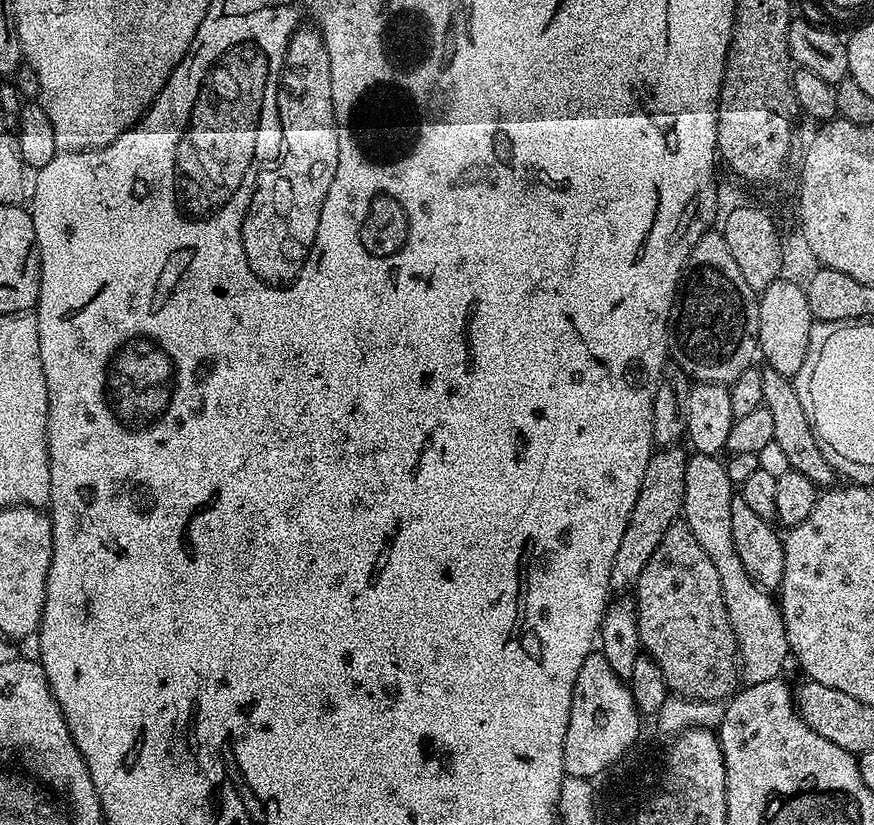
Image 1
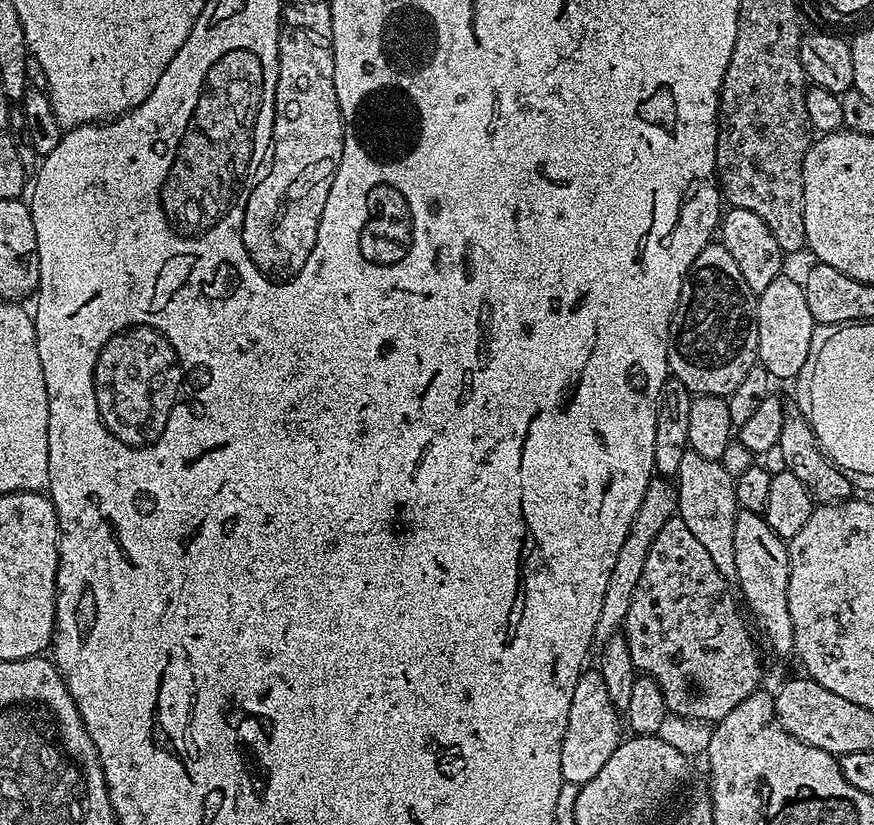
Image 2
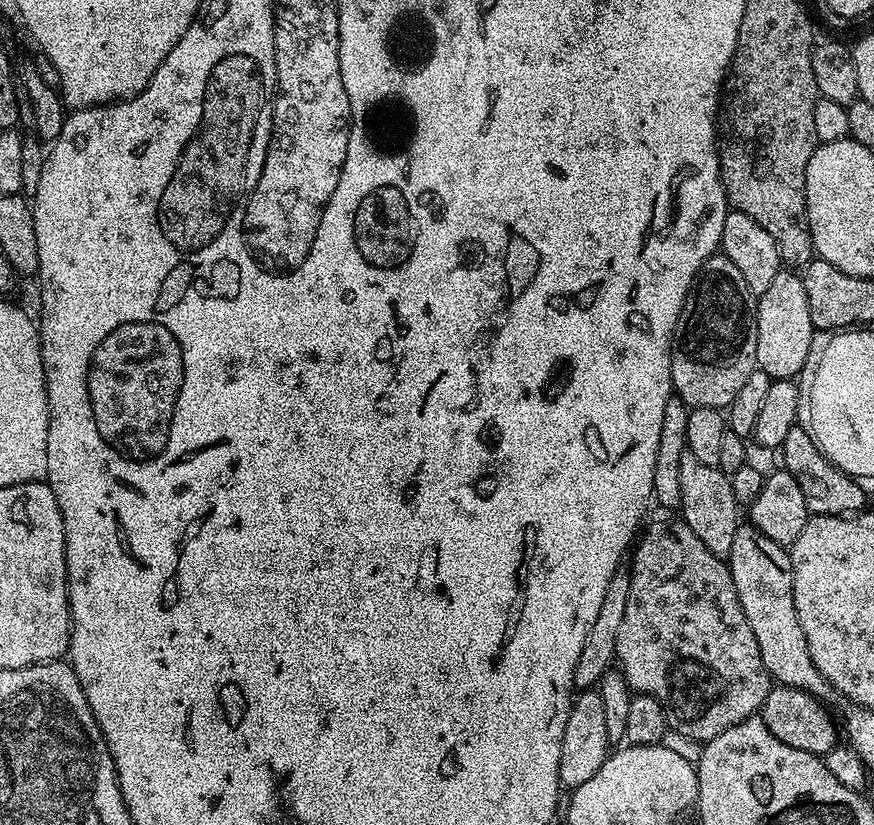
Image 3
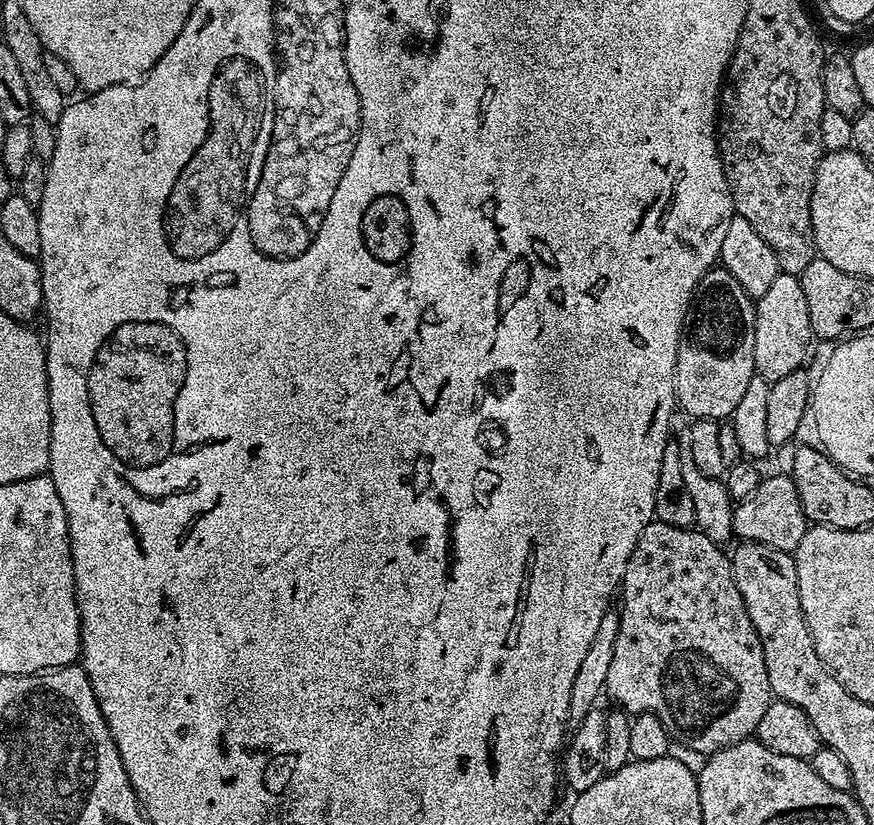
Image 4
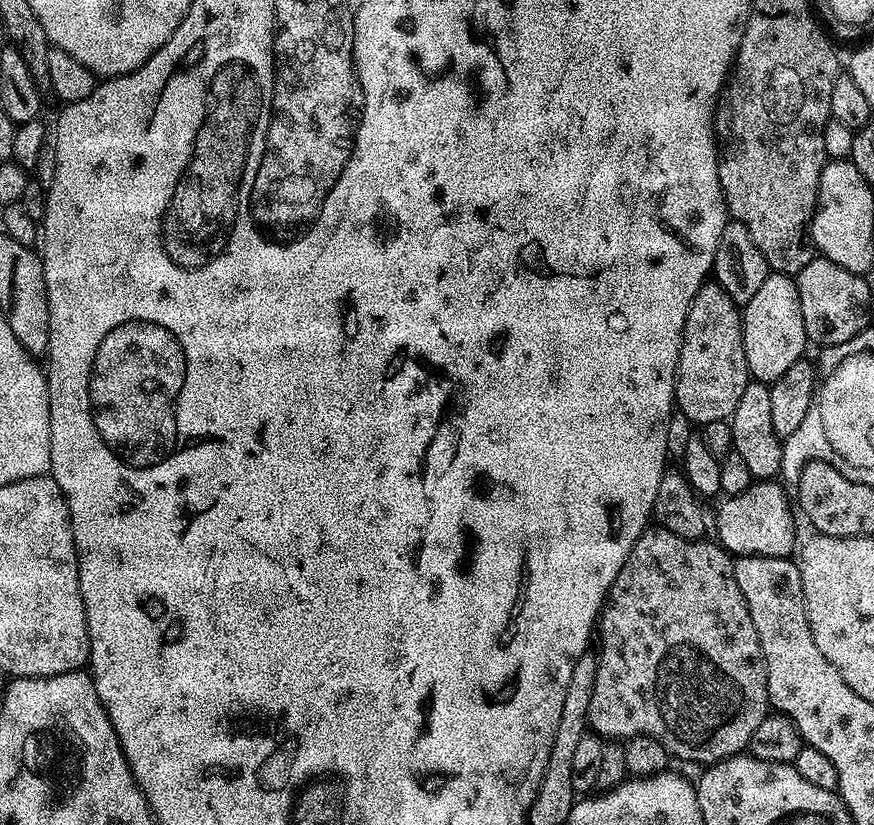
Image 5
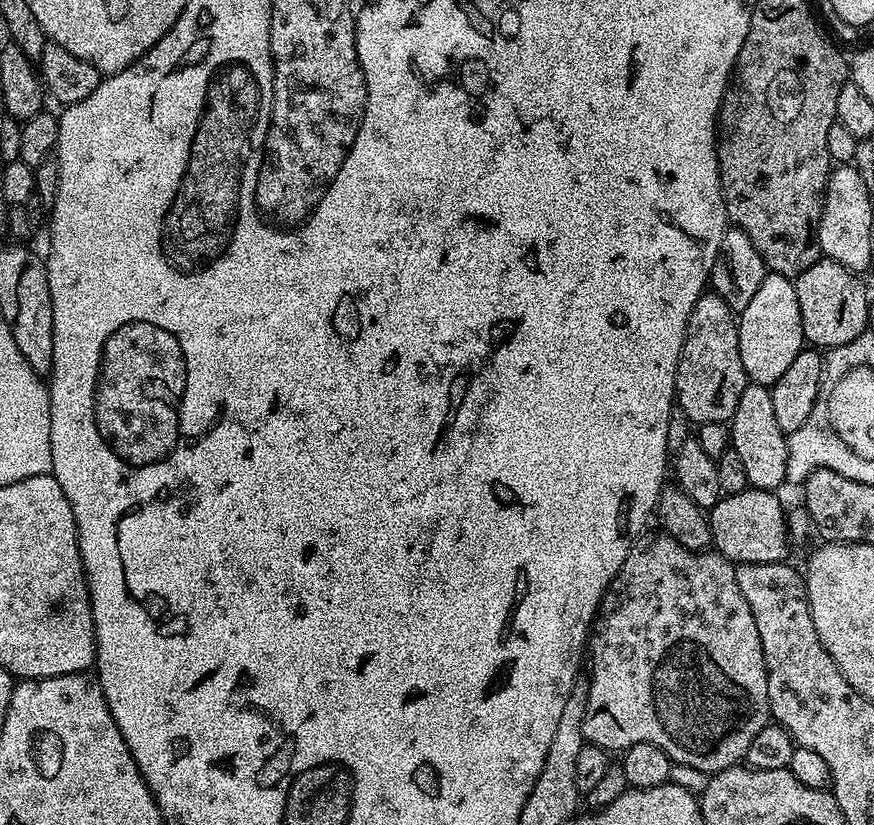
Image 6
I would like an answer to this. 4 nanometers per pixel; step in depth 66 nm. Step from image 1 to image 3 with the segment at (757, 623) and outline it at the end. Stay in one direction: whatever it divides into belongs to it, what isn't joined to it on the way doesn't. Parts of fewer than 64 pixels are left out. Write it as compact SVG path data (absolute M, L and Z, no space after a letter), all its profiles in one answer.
M687 450L682 454L681 459L681 485L682 502L678 509L684 524L698 534L702 546L710 550L710 554L726 558L730 554L730 545L734 542L734 530L736 525L741 523L741 505L737 504L734 498L734 490L729 473L714 466L705 466L694 458Z

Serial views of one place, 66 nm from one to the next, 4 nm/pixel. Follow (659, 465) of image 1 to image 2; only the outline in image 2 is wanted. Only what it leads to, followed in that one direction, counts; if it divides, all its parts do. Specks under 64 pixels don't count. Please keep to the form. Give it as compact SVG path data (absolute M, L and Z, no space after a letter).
M668 478L652 479L650 486L646 486L646 498L642 498L642 506L638 506L638 514L632 519L630 534L626 534L626 542L622 542L622 550L618 550L614 570L610 570L610 578L606 581L606 594L602 594L602 611L598 614L598 626L594 626L594 641L597 645L604 645L623 627L630 610L630 598L634 598L638 578L642 578L642 569L646 567L646 554L650 554L650 546L654 538L658 538L658 530L662 530L662 526L666 526L669 518L677 515L677 512L675 483Z

